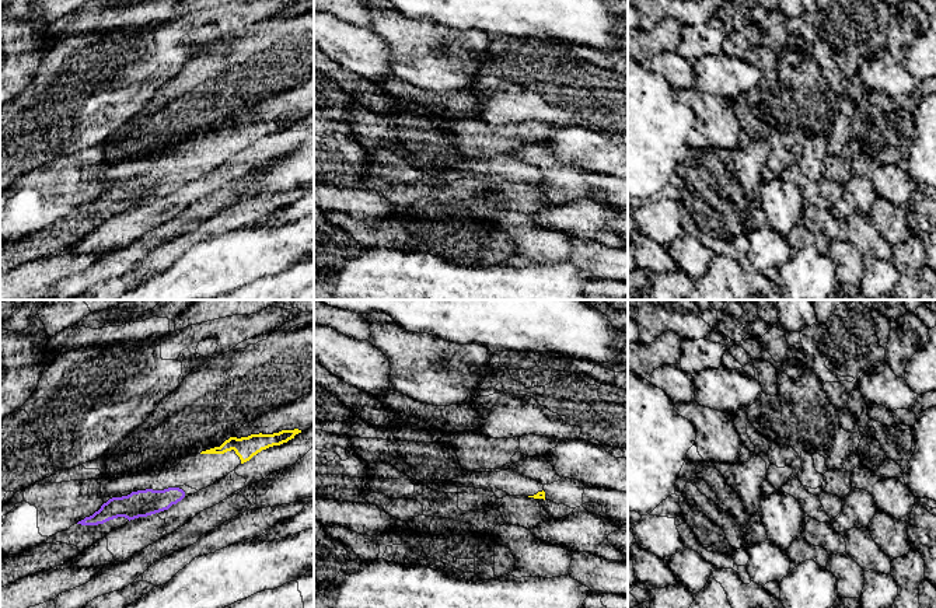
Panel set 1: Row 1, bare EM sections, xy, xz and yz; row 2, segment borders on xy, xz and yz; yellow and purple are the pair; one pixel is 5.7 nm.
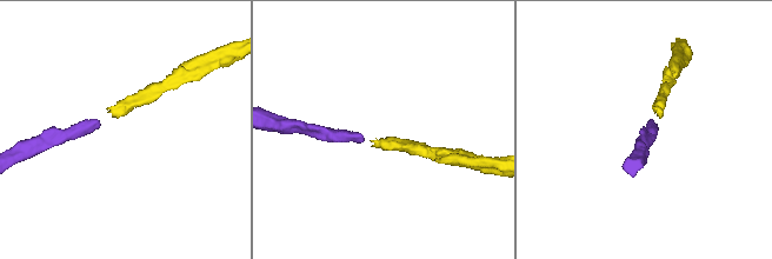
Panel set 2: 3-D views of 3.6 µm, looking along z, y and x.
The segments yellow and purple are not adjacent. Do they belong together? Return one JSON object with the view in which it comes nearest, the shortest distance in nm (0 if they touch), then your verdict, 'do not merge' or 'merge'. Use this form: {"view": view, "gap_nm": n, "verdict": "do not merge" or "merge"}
{"view": "xy", "gap_nm": 240, "verdict": "merge"}

